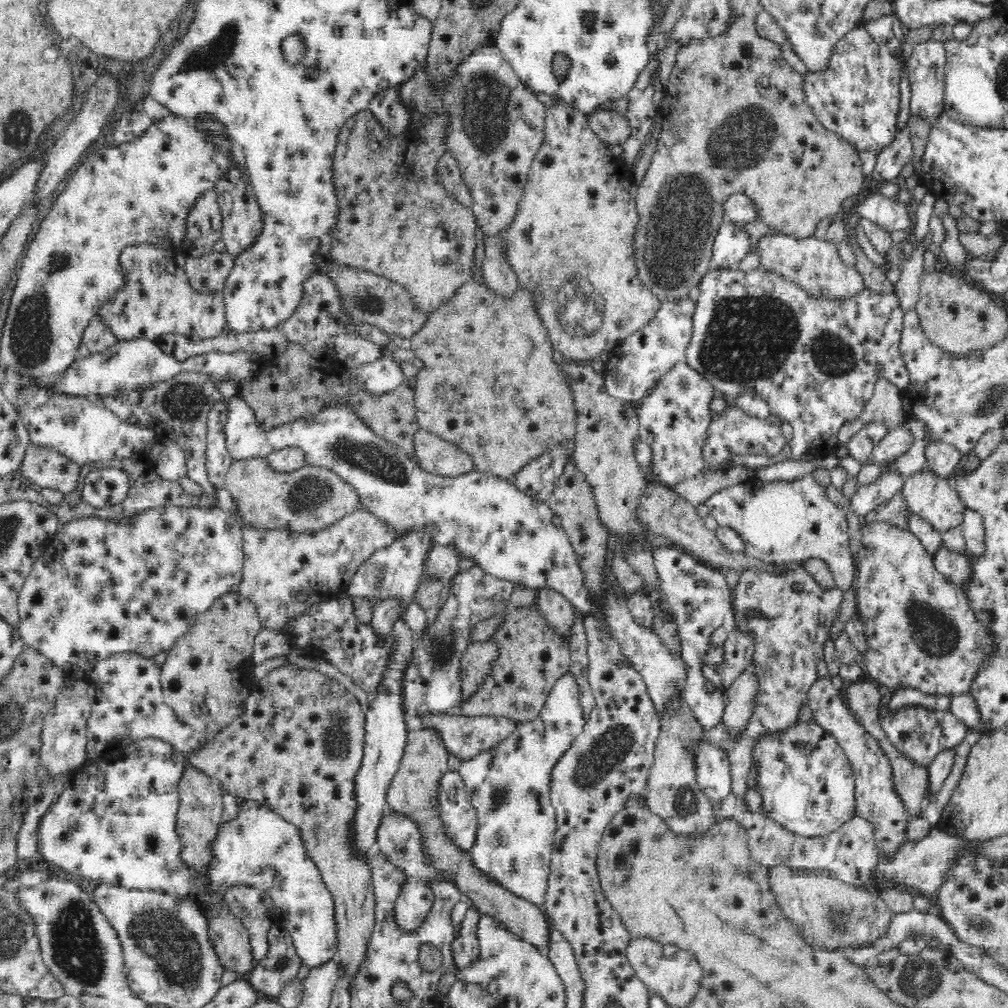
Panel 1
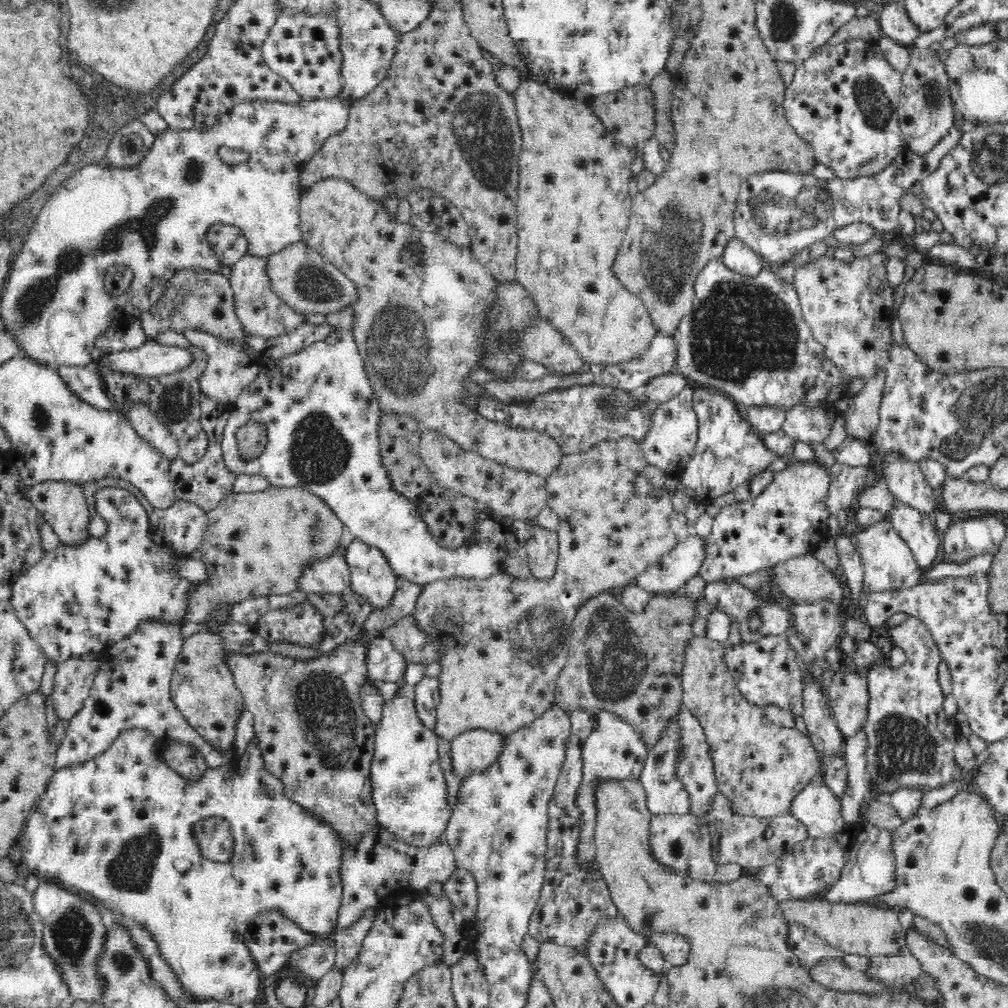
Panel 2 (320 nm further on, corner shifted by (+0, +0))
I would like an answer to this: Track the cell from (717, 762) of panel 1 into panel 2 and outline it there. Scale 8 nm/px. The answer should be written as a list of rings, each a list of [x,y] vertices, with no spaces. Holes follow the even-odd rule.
[[[676,712],[676,714],[670,714],[670,718],[661,730],[660,736],[649,750],[639,778],[648,795],[648,809],[650,809],[652,815],[656,813],[688,813],[690,811],[690,796],[688,796],[688,791],[686,791],[682,779],[676,776],[678,764],[684,758],[684,749],[682,748],[684,748],[684,745],[682,745],[682,729],[680,729],[680,723],[678,723],[678,712]]]

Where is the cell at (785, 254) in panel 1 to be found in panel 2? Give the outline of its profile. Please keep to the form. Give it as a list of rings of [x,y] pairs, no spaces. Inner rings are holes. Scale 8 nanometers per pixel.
[[[881,252],[872,253],[863,259],[858,258],[852,263],[825,254],[798,265],[794,270],[792,284],[814,339],[824,345],[826,356],[830,357],[838,367],[843,368],[844,373],[852,377],[852,380],[870,378],[880,367],[885,366],[889,357],[887,350],[892,344],[892,317],[896,313],[893,306],[895,287],[890,286],[887,281],[886,260],[888,260],[888,256]]]

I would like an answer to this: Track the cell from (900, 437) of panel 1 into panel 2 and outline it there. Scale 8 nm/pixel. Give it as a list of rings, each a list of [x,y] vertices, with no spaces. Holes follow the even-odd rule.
[[[836,462],[829,469],[831,487],[828,490],[828,509],[836,516],[840,510],[846,510],[852,500],[862,490],[874,484],[877,472],[868,465],[849,466]]]

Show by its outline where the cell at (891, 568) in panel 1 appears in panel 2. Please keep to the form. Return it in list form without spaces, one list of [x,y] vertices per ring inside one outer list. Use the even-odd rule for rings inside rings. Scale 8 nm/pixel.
[[[892,521],[877,522],[861,531],[858,536],[856,549],[859,552],[863,566],[863,596],[870,593],[908,589],[922,584],[924,570],[915,559],[912,549],[900,537]]]

